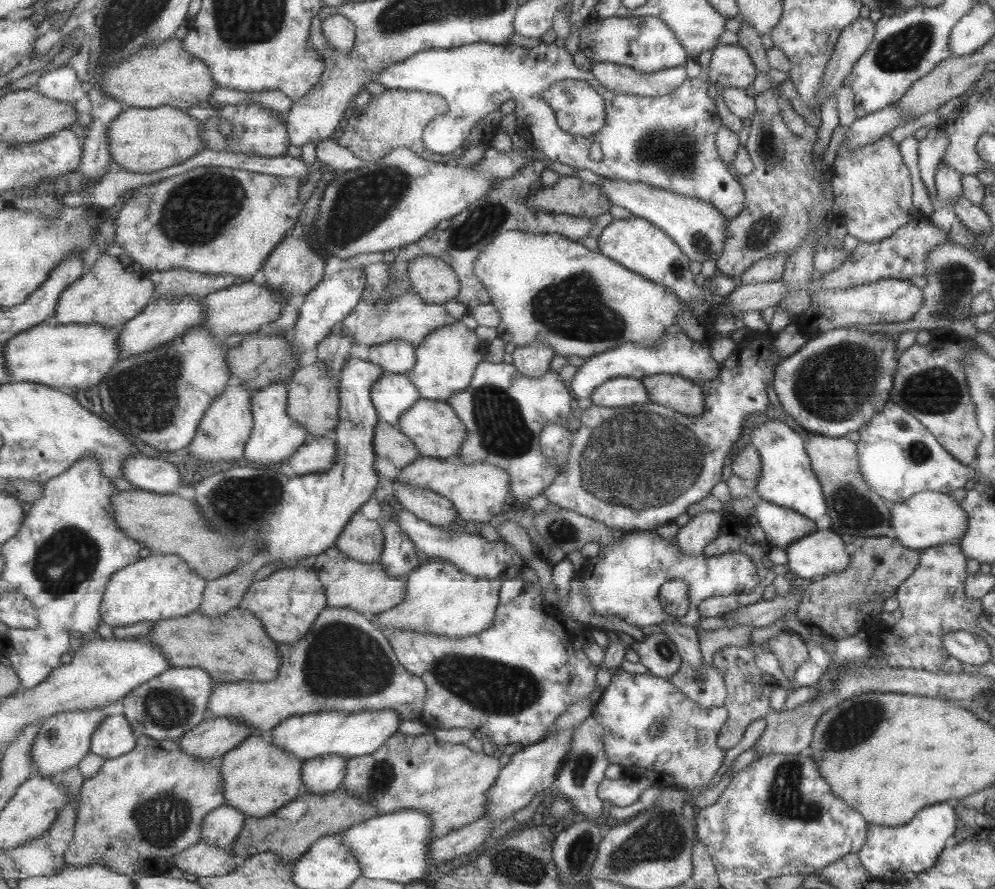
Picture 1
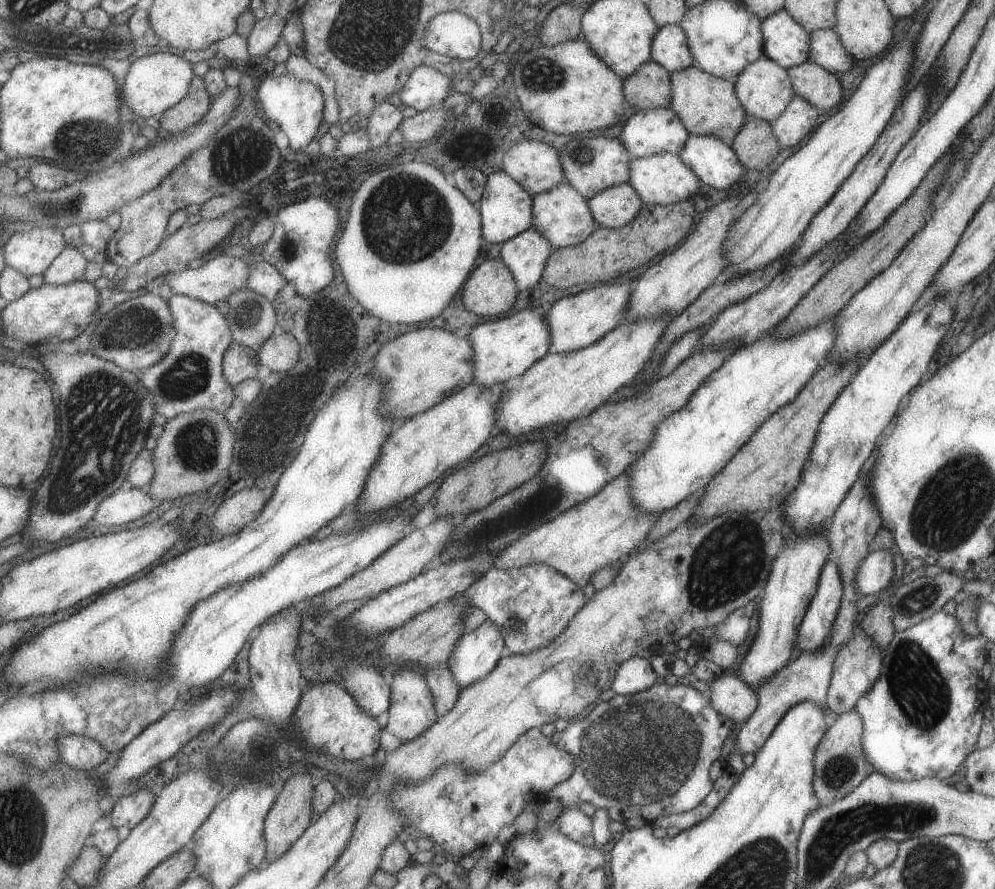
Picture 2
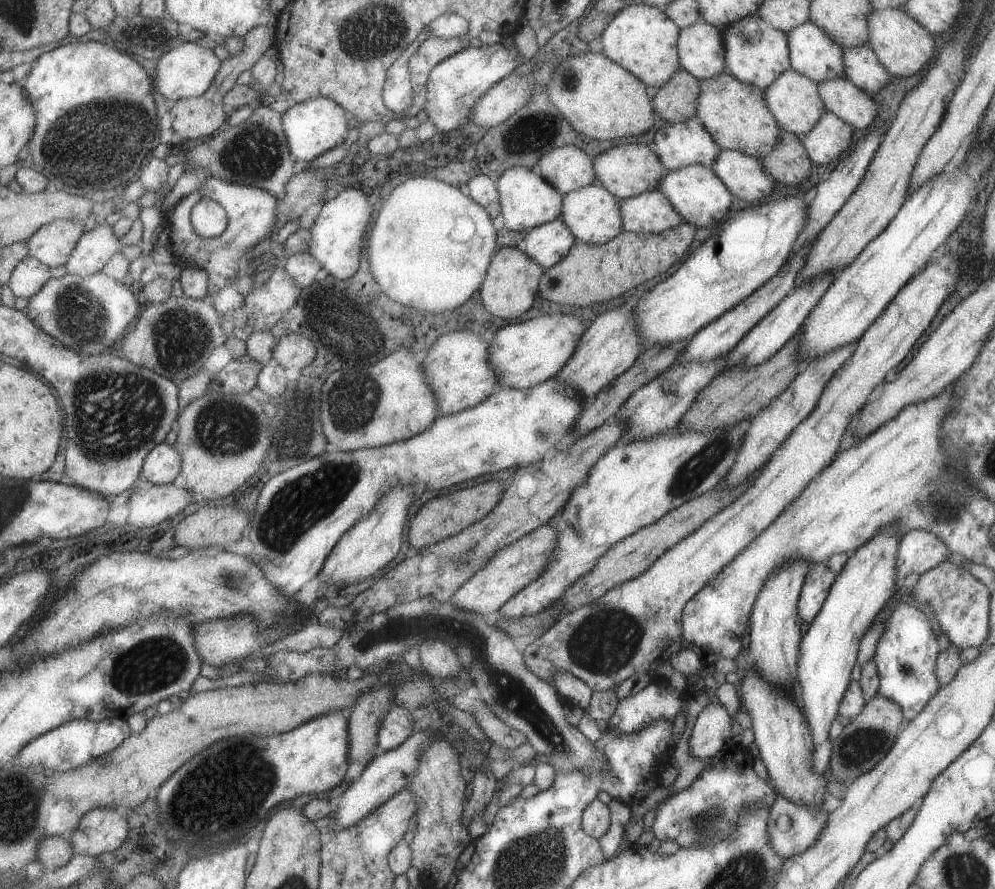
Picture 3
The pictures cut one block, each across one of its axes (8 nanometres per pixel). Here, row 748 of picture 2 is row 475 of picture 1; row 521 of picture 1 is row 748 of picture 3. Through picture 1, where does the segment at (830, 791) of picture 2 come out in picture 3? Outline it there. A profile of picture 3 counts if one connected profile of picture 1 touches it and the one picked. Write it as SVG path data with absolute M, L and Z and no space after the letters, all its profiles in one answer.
M875 695L867 700L861 712L850 718L850 723L843 727L836 739L831 740L831 756L829 756L829 768L837 782L841 782L840 794L844 795L847 786L853 782L858 775L871 770L893 746L899 731L903 727L903 716L895 702L885 697Z

